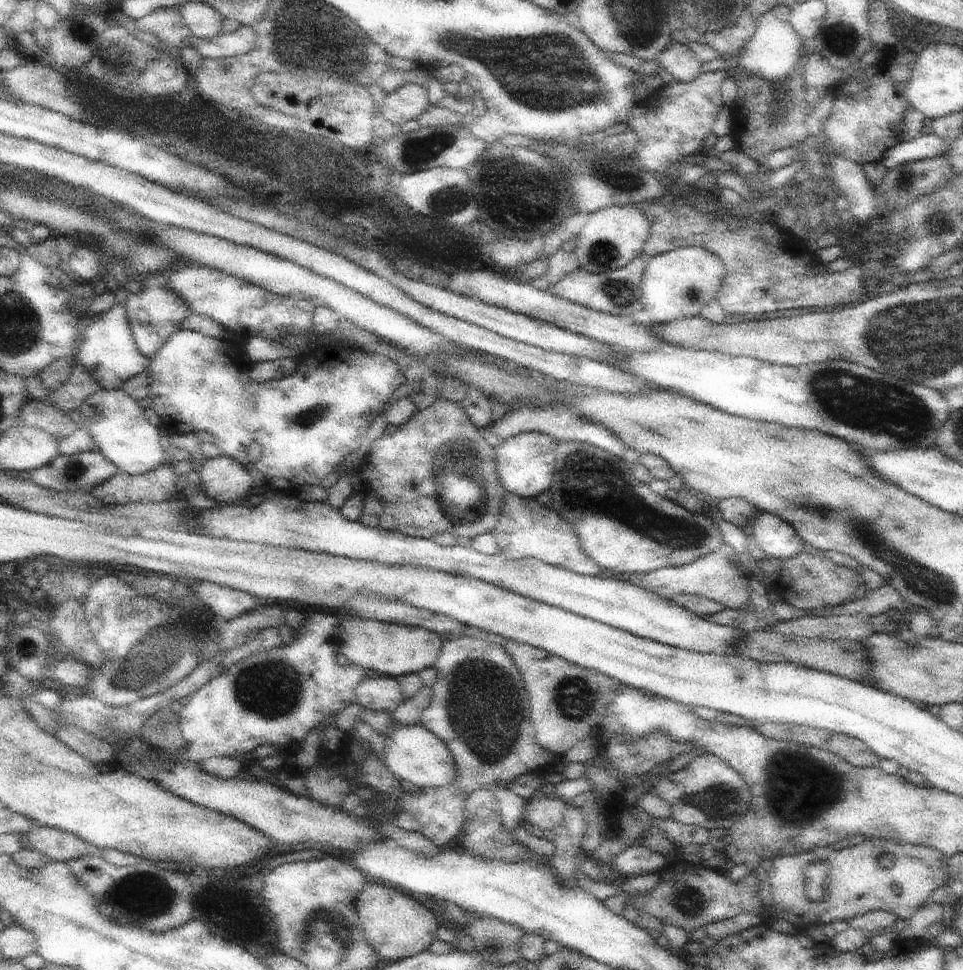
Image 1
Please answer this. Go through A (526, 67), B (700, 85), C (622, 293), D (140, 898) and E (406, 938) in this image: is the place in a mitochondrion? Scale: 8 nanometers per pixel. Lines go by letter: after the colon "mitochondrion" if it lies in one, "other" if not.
A: mitochondrion
B: other
C: mitochondrion
D: mitochondrion
E: other

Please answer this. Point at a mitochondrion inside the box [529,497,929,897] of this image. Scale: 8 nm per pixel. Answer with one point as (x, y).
(820, 786)

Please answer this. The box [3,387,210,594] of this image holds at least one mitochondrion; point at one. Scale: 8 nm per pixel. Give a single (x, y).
(73, 472)

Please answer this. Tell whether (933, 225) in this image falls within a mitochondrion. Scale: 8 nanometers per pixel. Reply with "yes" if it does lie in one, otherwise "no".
yes

